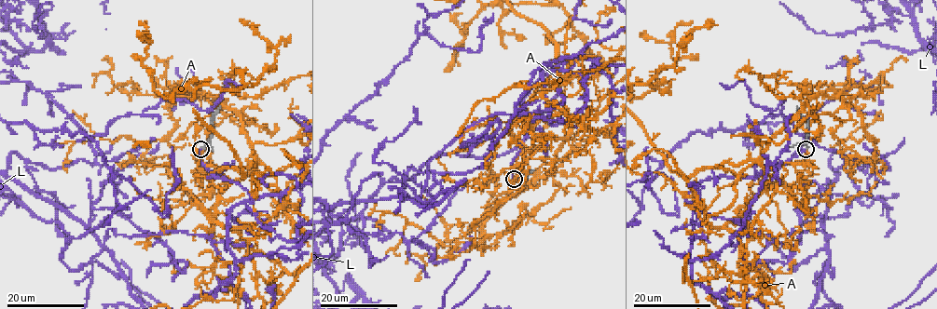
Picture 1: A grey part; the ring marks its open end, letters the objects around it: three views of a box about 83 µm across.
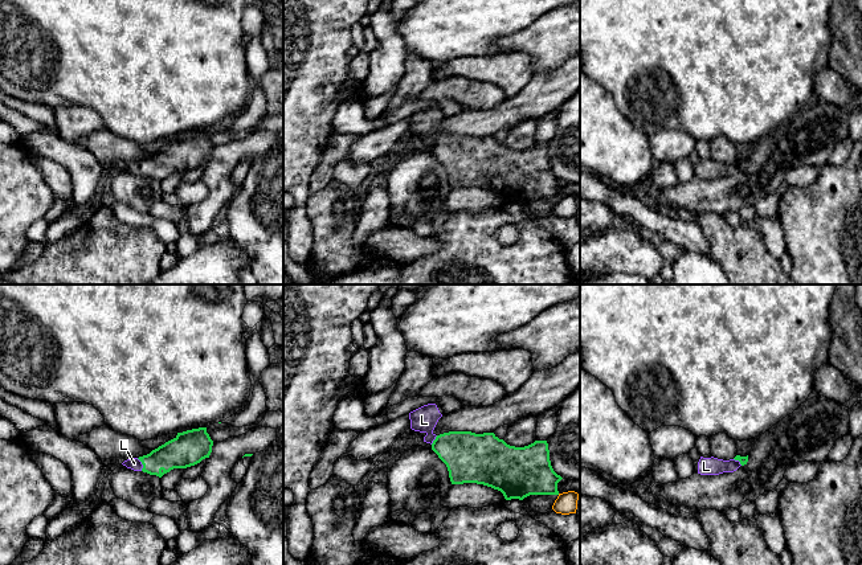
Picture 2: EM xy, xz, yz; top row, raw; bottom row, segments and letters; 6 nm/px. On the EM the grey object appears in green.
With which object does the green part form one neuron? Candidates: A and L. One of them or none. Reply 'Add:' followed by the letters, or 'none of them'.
Add: L

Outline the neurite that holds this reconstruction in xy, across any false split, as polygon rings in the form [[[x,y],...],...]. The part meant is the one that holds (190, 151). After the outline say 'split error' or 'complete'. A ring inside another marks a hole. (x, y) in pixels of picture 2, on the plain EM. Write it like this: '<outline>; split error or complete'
[[[207,131],[177,136],[177,139],[152,153],[150,157],[130,161],[122,168],[134,175],[143,175],[162,181],[173,172],[187,172],[209,161],[213,144]]]; split error

